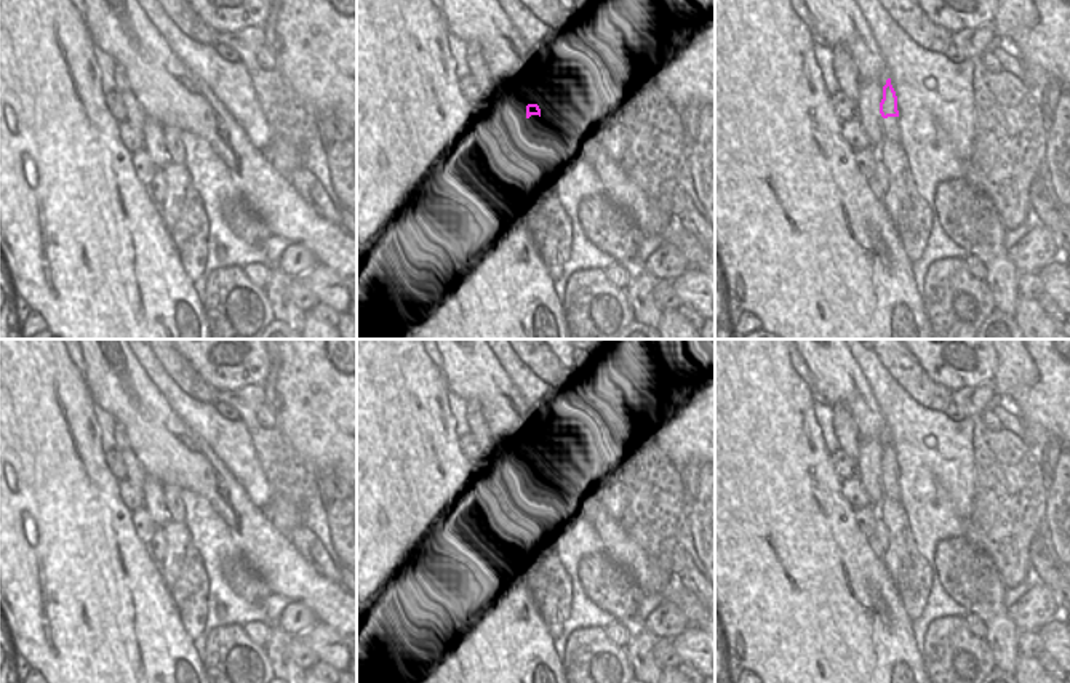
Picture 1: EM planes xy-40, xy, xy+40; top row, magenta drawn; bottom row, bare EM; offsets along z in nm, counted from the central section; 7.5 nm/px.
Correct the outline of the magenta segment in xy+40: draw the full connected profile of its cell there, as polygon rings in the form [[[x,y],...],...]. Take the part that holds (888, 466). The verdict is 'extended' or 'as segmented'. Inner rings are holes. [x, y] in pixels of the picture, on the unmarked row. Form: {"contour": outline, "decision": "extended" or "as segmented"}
{"contour": [[[891,437],[886,438],[883,445],[883,457],[880,461],[881,483],[883,483],[883,497],[899,501],[899,469],[897,469],[897,454],[891,443]]], "decision": "extended"}

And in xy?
{"contour": [[[528,462],[526,472],[521,475],[521,491],[525,494],[526,512],[542,512],[541,499],[541,467],[537,462]]], "decision": "extended"}

